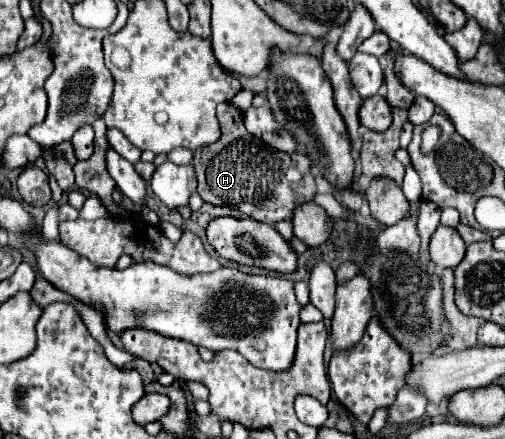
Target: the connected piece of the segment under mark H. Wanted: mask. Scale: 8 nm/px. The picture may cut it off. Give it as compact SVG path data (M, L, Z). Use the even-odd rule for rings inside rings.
M229 102L217 106L217 118L221 124L221 138L209 148L197 150L193 158L193 168L199 180L197 192L205 202L235 208L253 220L275 224L279 220L291 220L295 206L313 200L315 178L309 168L299 168L303 180L297 184L285 178L289 164L297 164L297 160L293 160L295 156L269 148L263 140L249 134L243 126L241 112Z

